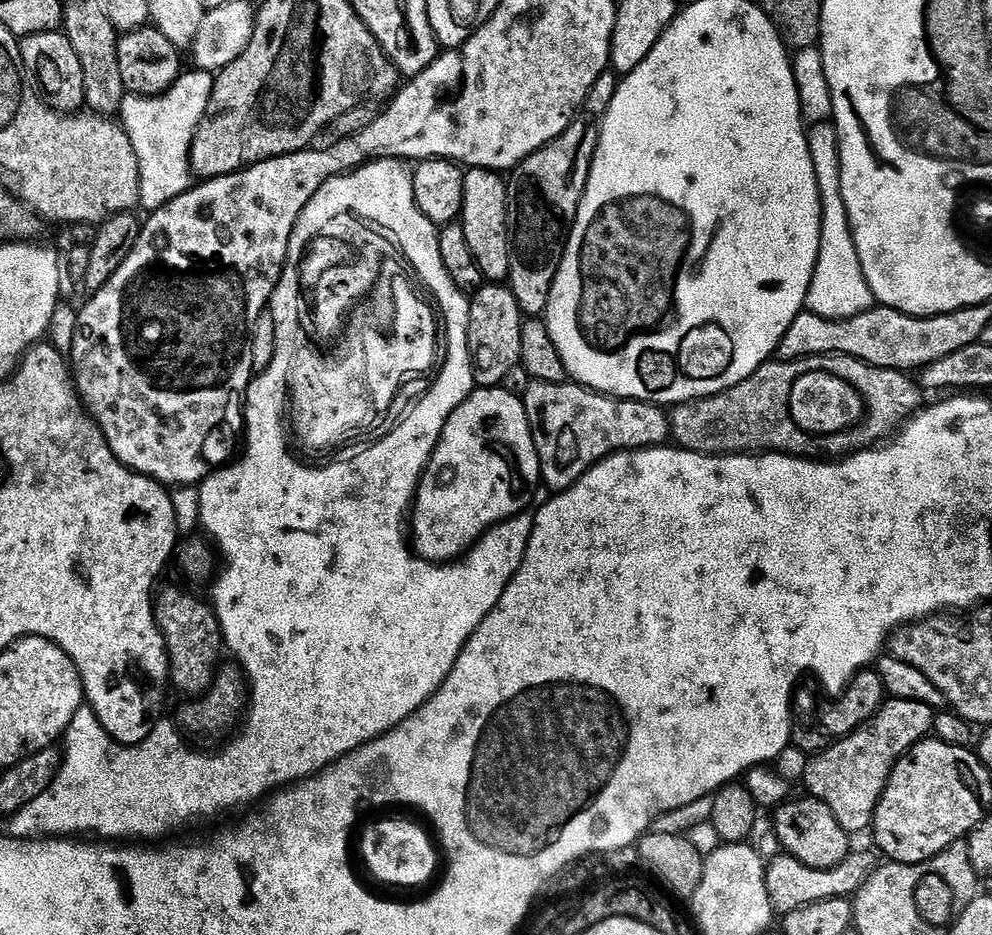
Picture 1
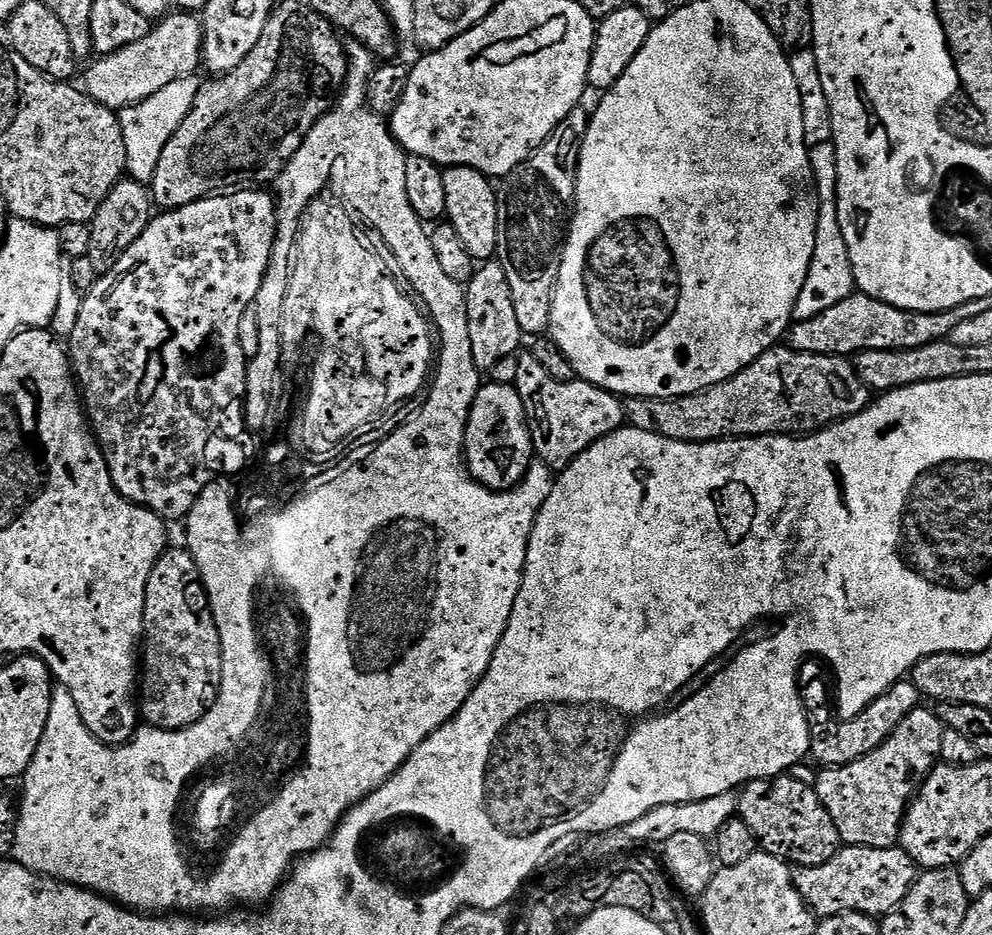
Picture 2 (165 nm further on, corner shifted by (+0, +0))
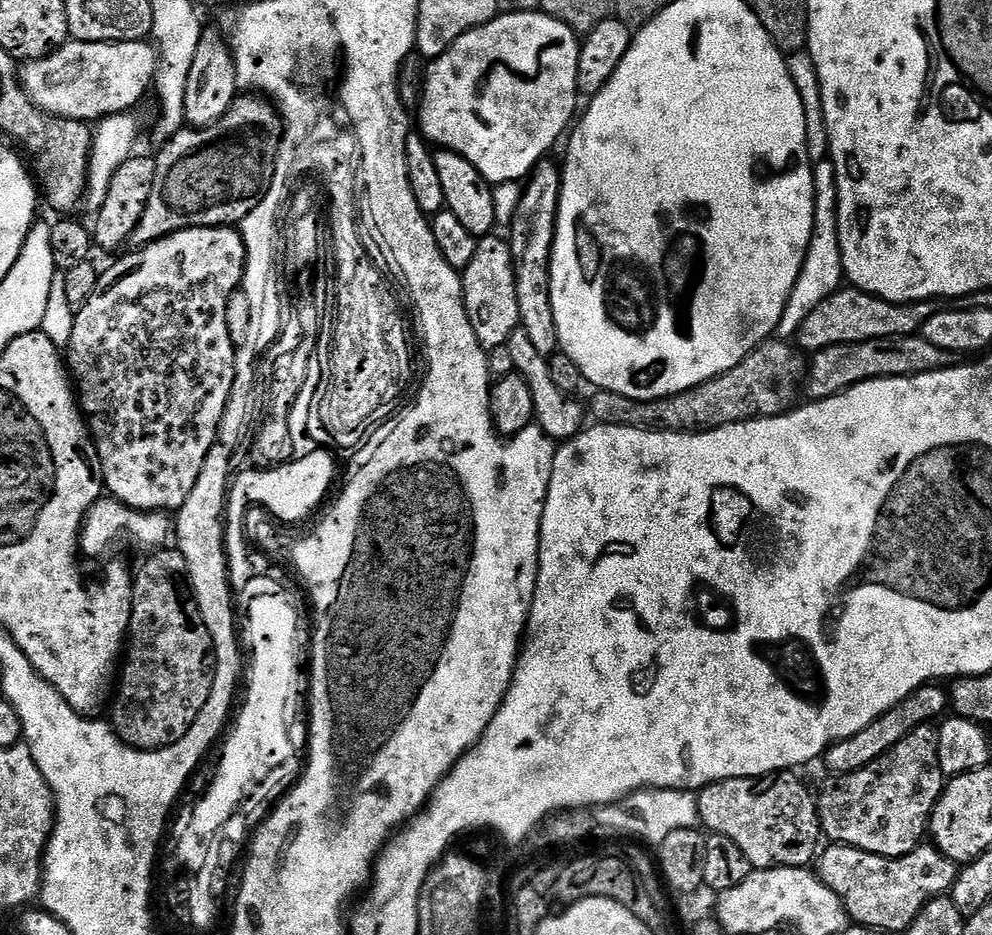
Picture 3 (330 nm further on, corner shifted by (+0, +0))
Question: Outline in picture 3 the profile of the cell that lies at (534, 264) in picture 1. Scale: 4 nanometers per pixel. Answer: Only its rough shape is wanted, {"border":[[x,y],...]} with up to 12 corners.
{"border":[[562,168],[527,177],[507,237],[519,328],[538,354],[560,348],[550,266]]}

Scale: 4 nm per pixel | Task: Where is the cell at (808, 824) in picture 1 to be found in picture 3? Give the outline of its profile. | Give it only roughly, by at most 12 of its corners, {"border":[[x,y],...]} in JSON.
{"border":[[795,771],[707,784],[700,824],[753,869],[808,868],[820,810]]}

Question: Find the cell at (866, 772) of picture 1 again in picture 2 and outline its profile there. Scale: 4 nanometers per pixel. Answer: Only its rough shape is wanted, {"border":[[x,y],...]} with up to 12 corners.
{"border":[[910,710],[876,750],[819,769],[845,845],[890,848],[939,715]]}

